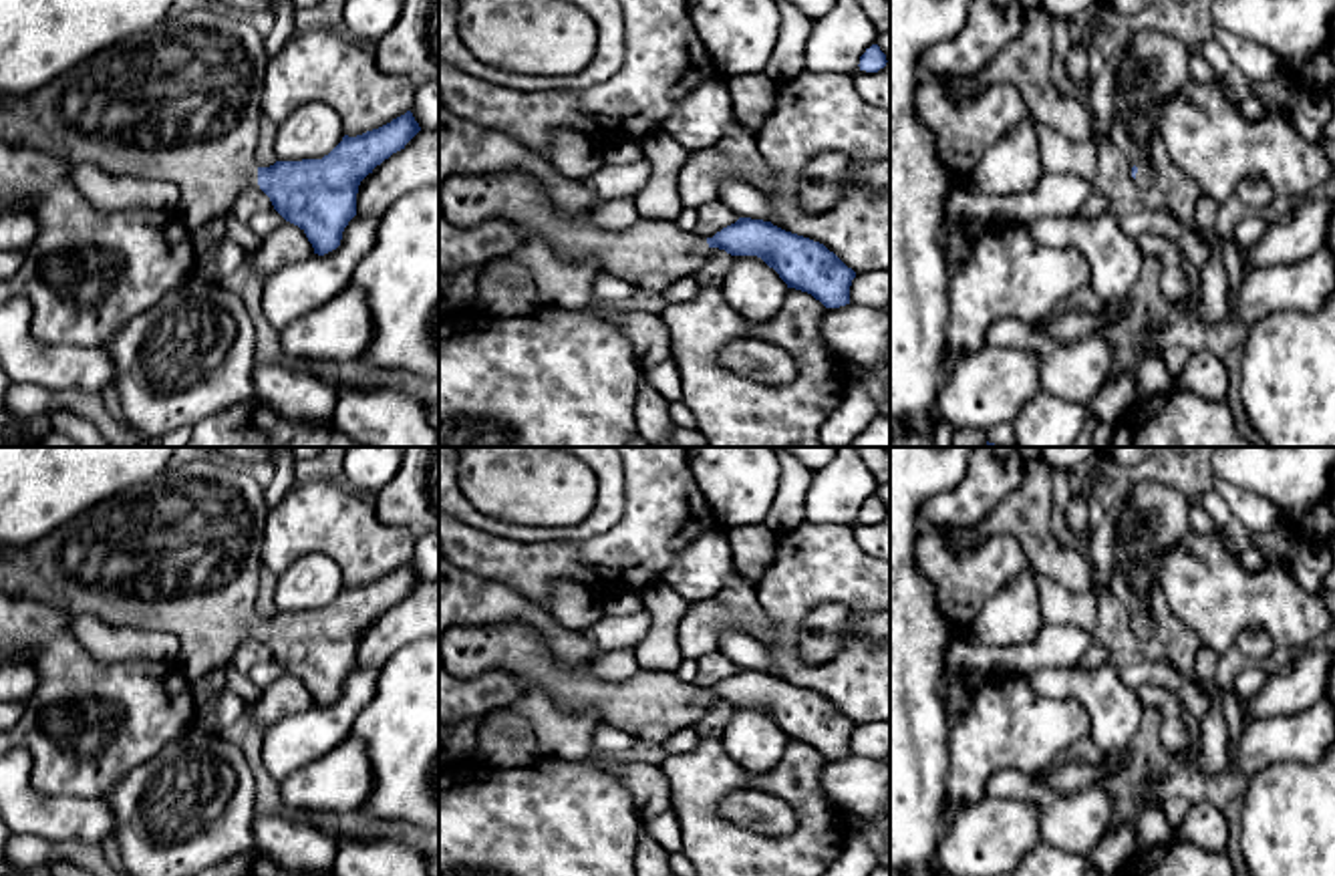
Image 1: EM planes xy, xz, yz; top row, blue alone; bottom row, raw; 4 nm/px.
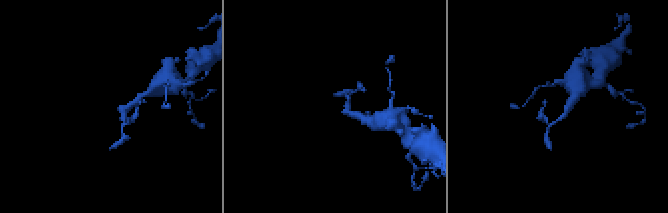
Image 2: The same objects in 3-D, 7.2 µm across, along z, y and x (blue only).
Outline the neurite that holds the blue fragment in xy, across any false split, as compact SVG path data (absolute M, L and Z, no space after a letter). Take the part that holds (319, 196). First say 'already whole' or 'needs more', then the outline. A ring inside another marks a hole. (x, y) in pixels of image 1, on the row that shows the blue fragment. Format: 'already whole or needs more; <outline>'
needs more; M211 6L173 12L157 26L85 58L26 97L0 95L0 139L8 145L50 153L68 167L89 163L115 175L171 181L179 189L175 213L193 234L211 217L224 217L240 191L258 183L274 209L306 234L314 254L324 256L340 246L344 228L356 215L360 181L393 153L405 149L421 127L407 111L379 129L356 137L344 135L322 159L276 161L270 167L260 167L256 143L268 64L264 34L258 32L250 16Z

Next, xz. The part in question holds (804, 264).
needs more; M528 173L453 175L439 197L449 222L461 230L507 217L526 232L526 242L544 240L562 260L592 260L598 274L656 294L695 276L711 248L761 258L787 288L811 294L826 308L850 304L856 278L824 244L763 220L739 217L707 240L669 220L638 217L626 230L604 230L592 224L594 211L560 213Z

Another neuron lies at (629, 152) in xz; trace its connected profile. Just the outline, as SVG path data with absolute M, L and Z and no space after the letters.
M634 141L618 143L604 151L606 163L628 165L628 163L638 163L642 159L644 159L644 153Z

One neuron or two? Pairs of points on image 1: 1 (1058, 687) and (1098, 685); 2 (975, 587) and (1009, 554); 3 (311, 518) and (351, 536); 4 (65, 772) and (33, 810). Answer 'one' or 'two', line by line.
1: one
2: one
3: one
4: two

